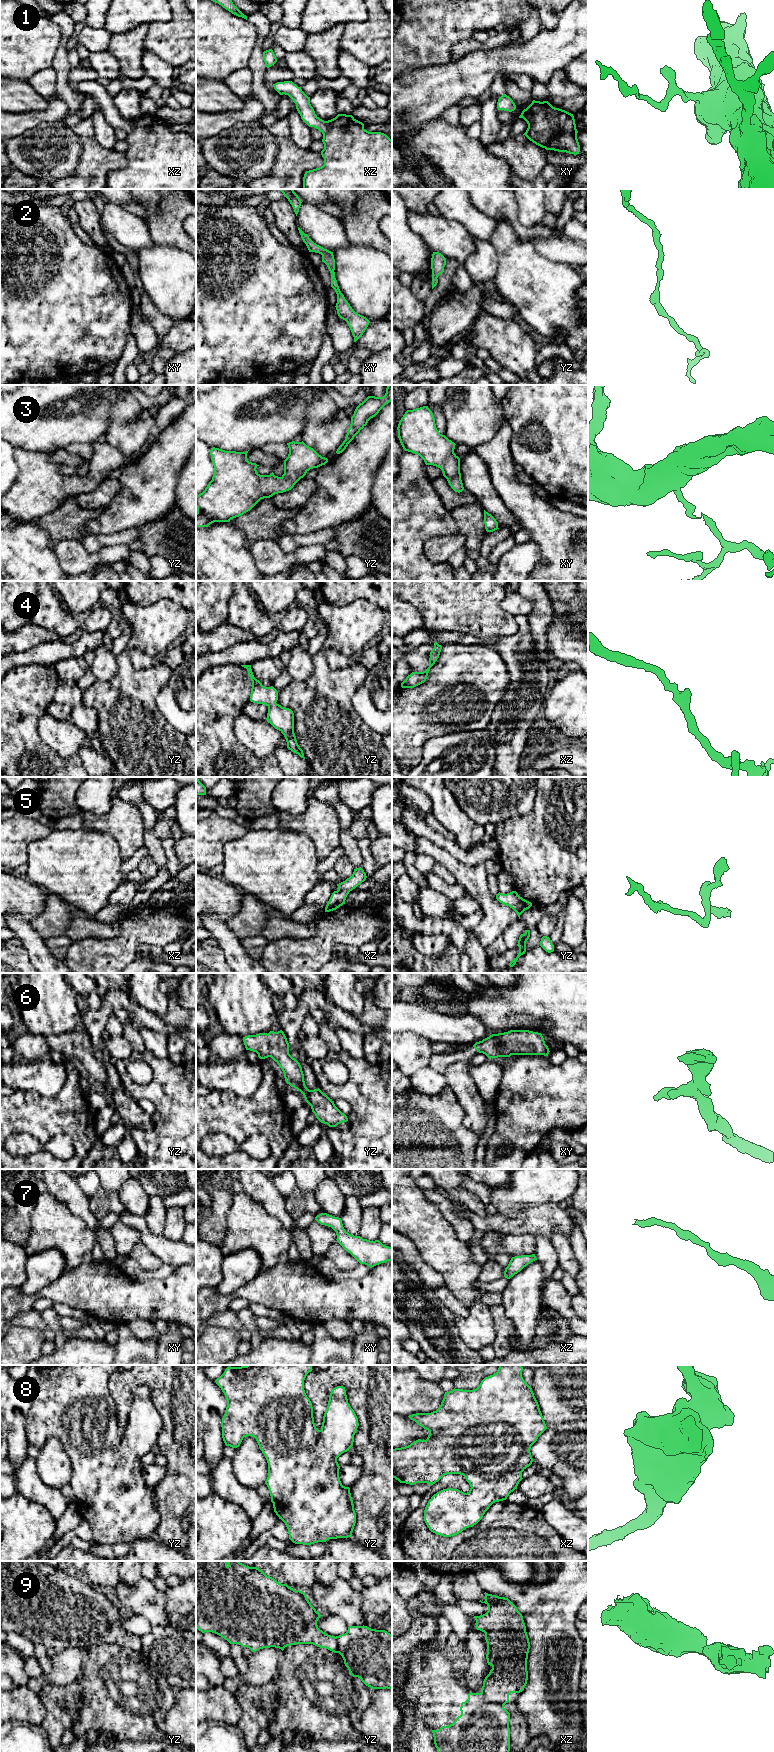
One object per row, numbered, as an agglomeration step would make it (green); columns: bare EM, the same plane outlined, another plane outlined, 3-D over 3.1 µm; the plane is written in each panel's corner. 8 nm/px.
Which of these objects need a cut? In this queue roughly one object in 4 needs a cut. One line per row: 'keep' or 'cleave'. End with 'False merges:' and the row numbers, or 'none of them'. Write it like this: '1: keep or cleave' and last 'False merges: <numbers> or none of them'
1: keep
2: keep
3: keep
4: keep
5: keep
6: keep
7: keep
8: keep
9: cleave
False merges: 9

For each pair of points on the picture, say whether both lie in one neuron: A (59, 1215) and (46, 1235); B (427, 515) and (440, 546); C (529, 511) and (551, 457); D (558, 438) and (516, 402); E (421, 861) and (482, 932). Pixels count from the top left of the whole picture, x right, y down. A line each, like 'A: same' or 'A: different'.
A: same
B: different
C: different
D: same
E: different

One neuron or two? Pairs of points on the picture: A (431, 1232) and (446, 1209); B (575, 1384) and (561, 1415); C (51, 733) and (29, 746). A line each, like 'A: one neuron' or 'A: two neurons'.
A: two neurons
B: one neuron
C: two neurons

